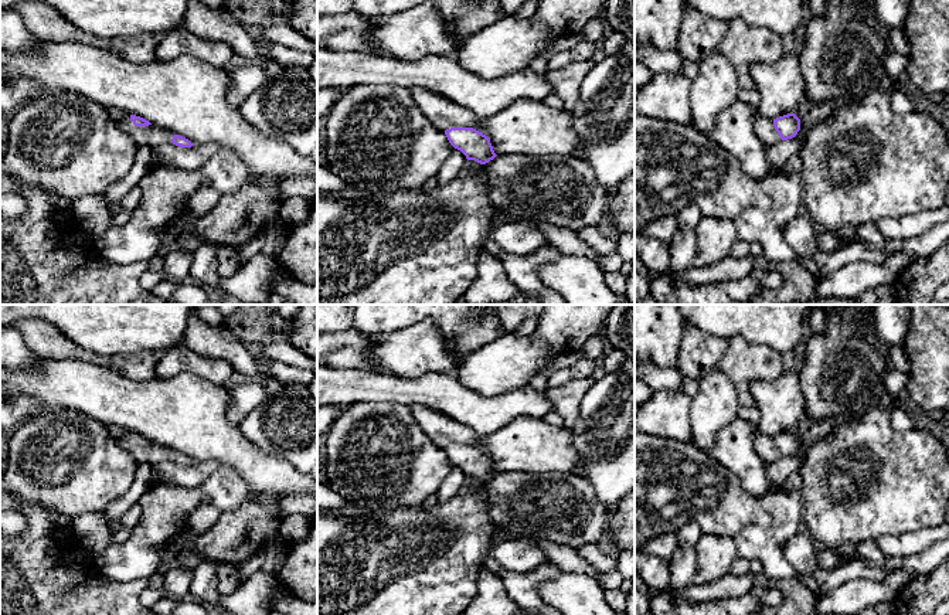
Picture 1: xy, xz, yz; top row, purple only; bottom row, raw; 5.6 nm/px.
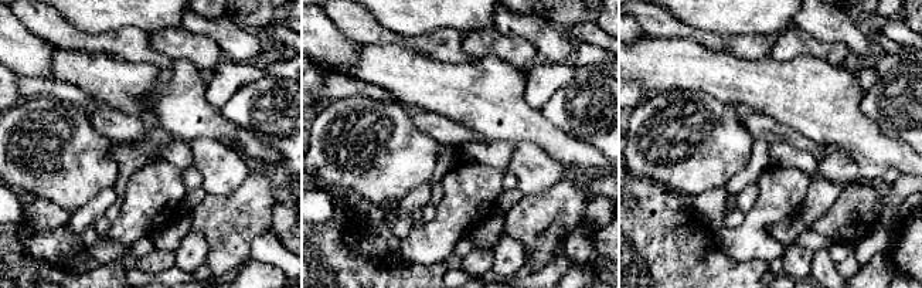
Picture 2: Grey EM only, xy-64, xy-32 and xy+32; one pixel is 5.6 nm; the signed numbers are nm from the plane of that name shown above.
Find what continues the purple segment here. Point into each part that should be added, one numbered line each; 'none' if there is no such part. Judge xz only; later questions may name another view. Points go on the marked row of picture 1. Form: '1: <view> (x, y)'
1: xz (444, 114)

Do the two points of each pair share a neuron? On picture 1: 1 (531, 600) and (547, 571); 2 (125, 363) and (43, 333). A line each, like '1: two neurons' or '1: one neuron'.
1: one neuron
2: one neuron

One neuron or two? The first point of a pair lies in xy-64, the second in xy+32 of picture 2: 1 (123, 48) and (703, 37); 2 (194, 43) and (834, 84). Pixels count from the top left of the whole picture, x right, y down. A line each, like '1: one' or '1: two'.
1: one
2: two

